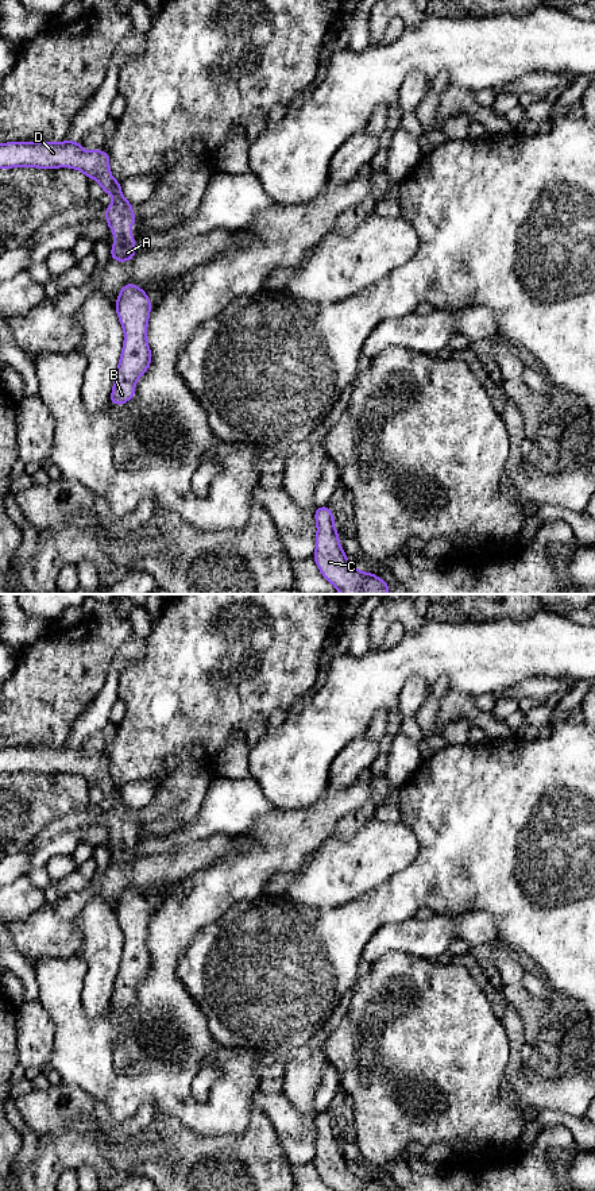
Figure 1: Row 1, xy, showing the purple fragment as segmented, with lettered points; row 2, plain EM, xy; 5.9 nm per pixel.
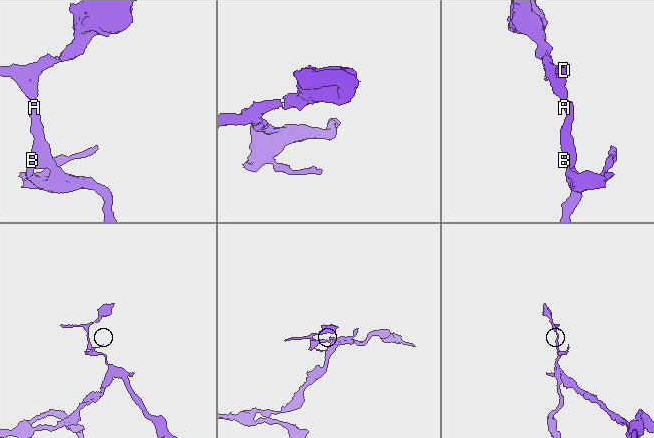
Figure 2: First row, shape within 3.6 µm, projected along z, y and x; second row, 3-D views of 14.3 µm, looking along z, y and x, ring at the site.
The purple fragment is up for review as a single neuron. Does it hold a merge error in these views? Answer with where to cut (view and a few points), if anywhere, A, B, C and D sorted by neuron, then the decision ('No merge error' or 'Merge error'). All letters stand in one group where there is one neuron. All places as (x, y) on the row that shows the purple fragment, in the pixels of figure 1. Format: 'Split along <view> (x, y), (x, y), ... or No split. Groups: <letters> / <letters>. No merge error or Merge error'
No split. Groups: A B C D. No merge error

